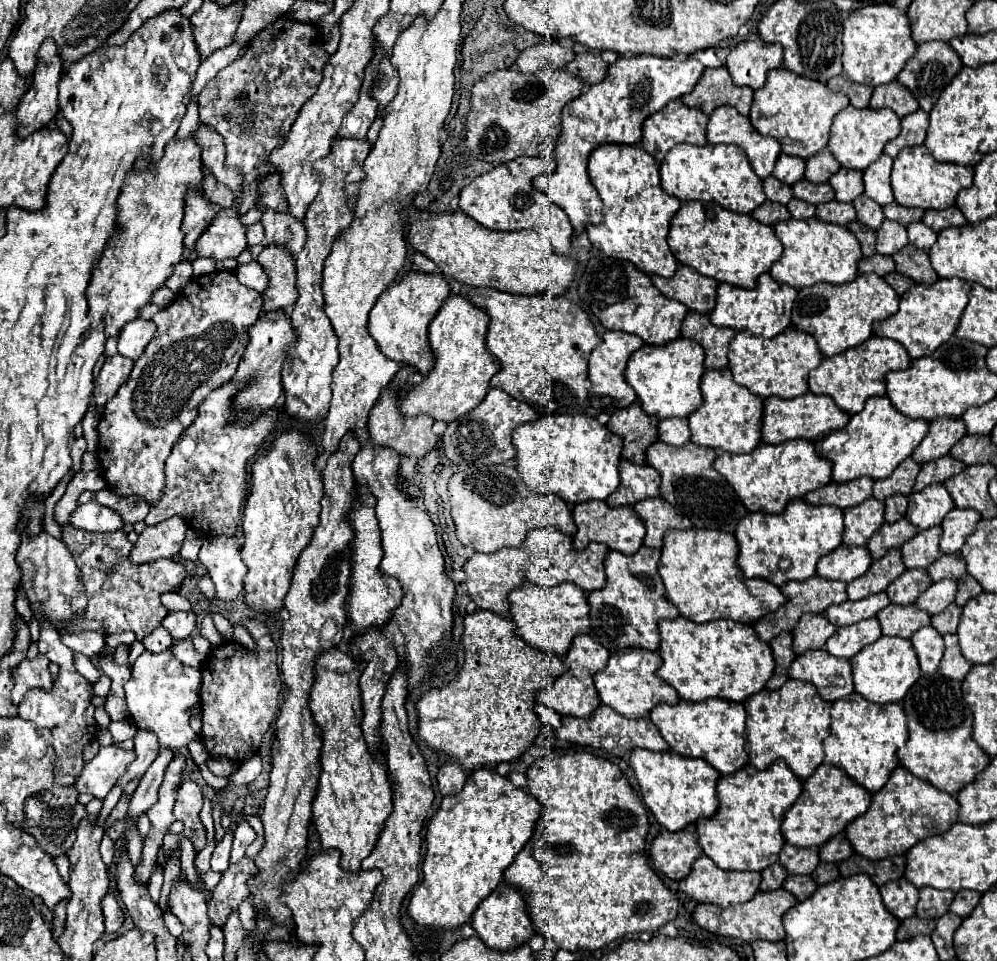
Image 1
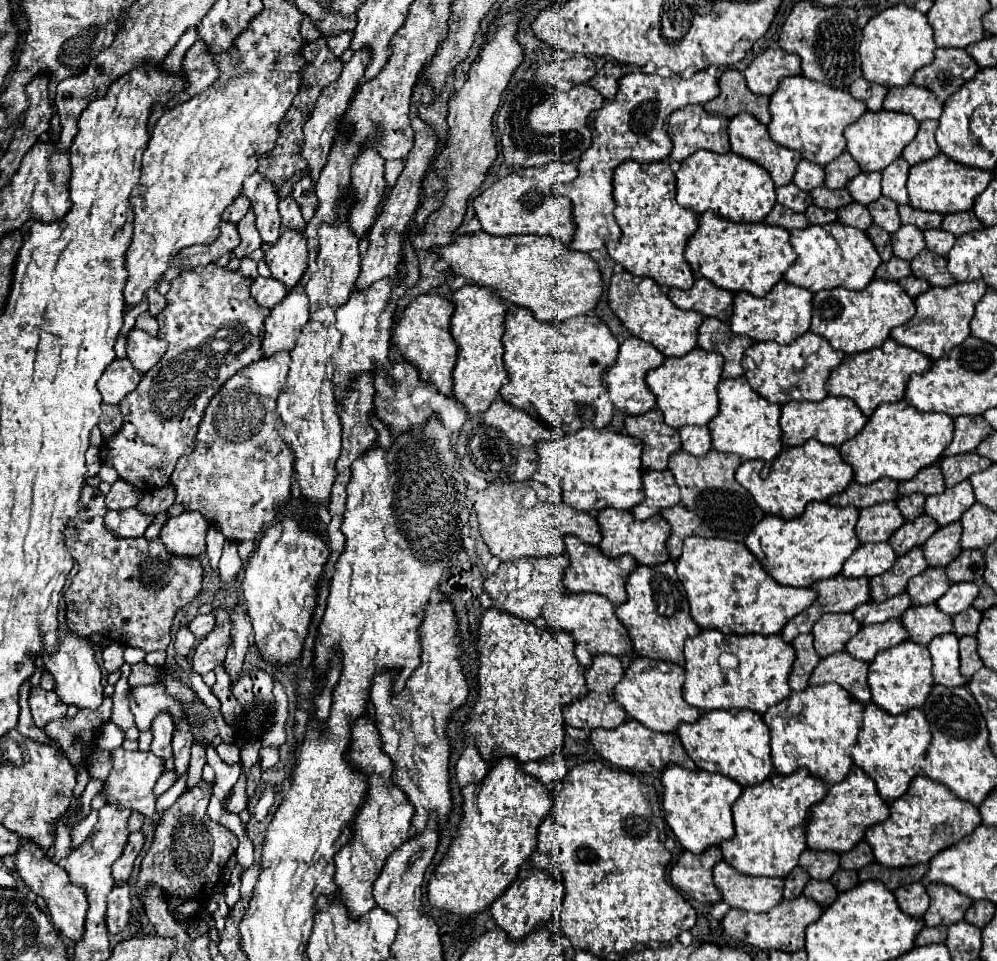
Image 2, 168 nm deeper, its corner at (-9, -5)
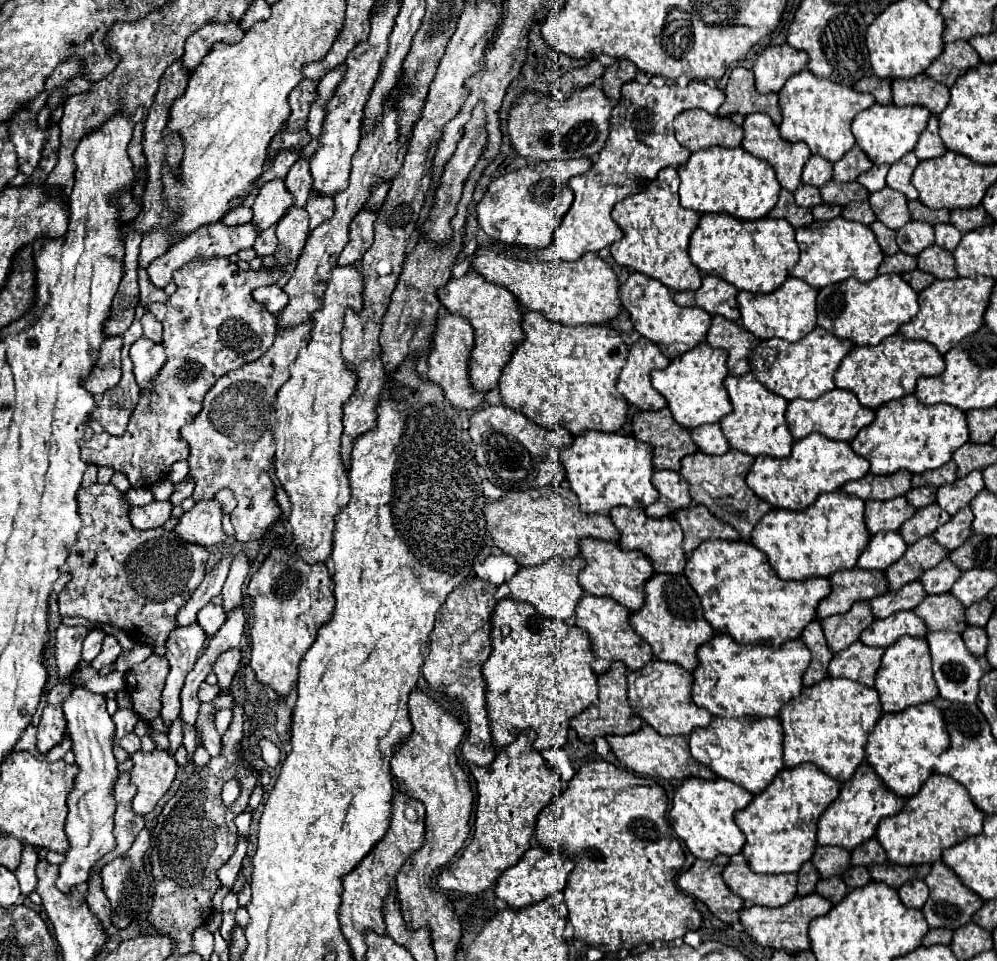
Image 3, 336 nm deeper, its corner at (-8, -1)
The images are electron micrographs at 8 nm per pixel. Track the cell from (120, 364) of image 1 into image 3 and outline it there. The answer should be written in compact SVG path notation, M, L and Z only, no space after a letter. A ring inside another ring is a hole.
M109 336L105 344L101 344L101 356L95 364L95 370L85 380L85 388L95 396L105 394L121 380L121 336Z

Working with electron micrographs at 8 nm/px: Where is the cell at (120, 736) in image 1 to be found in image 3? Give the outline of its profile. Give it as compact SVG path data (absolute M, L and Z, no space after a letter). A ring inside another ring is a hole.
M131 732L131 734L127 734L127 736L125 736L125 738L121 738L121 740L114 737L112 742L113 745L125 748L127 752L137 752L137 750L139 750L139 746L141 746L141 744L139 744L139 736L135 736L133 732Z

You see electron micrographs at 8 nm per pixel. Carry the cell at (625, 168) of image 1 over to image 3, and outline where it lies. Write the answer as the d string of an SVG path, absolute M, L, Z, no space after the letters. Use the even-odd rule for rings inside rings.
M663 168L657 180L643 184L641 192L627 196L613 206L613 220L623 230L623 240L611 246L611 256L617 264L633 268L645 276L659 280L671 290L697 290L701 286L701 274L695 270L687 254L687 244L693 230L699 224L699 214L681 208L679 204L679 176L675 168Z

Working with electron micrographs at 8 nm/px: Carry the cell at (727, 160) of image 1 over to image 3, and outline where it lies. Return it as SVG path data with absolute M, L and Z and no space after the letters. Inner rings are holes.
M705 148L689 156L689 160L677 168L681 178L679 196L681 206L691 208L699 214L705 212L725 212L741 220L759 220L769 214L779 198L779 182L773 168L743 148Z

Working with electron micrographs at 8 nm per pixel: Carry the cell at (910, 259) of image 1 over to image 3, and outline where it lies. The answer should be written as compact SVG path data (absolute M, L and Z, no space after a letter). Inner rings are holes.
M937 244L919 252L917 260L919 260L919 270L933 274L935 278L957 278L953 254L949 250L943 250Z

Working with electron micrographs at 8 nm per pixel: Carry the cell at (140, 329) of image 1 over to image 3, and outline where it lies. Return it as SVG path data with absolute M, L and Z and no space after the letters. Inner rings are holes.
M145 336L131 344L131 360L133 360L133 374L141 390L149 390L149 380L161 370L165 364L165 348Z

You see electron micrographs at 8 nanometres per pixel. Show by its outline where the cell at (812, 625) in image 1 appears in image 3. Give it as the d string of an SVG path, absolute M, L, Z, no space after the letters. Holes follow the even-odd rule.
M857 602L845 614L835 614L835 616L821 620L829 650L839 652L839 650L851 646L873 620L875 618L869 612L867 602Z

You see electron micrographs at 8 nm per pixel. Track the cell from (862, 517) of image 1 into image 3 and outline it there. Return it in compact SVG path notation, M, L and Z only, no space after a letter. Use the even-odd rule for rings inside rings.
M901 496L891 498L887 502L881 500L867 500L865 502L865 524L871 534L883 532L883 530L899 530L905 520L909 520L915 514L913 506Z

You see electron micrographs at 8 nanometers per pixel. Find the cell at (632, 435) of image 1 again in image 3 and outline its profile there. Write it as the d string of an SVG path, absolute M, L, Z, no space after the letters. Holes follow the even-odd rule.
M669 408L657 412L637 412L631 426L633 436L653 448L655 470L679 470L681 458L697 452L689 430L673 420Z

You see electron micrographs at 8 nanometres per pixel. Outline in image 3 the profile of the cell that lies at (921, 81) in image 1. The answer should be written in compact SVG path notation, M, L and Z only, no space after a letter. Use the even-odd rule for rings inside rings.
M965 40L945 44L943 52L931 62L931 66L925 70L925 74L947 88L955 84L959 76L963 76L969 68L975 68L981 62L979 54L973 50L973 46Z

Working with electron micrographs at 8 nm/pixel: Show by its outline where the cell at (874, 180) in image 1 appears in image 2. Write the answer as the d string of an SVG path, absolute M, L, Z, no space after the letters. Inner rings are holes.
M898 158L894 164L882 170L882 194L896 200L898 204L908 204L906 178L910 172L910 164L904 158Z

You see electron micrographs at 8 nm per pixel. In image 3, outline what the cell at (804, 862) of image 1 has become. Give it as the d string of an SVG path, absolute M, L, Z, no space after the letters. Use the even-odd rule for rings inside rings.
M817 846L811 864L819 870L821 878L839 876L849 866L849 850L833 848L833 846Z

